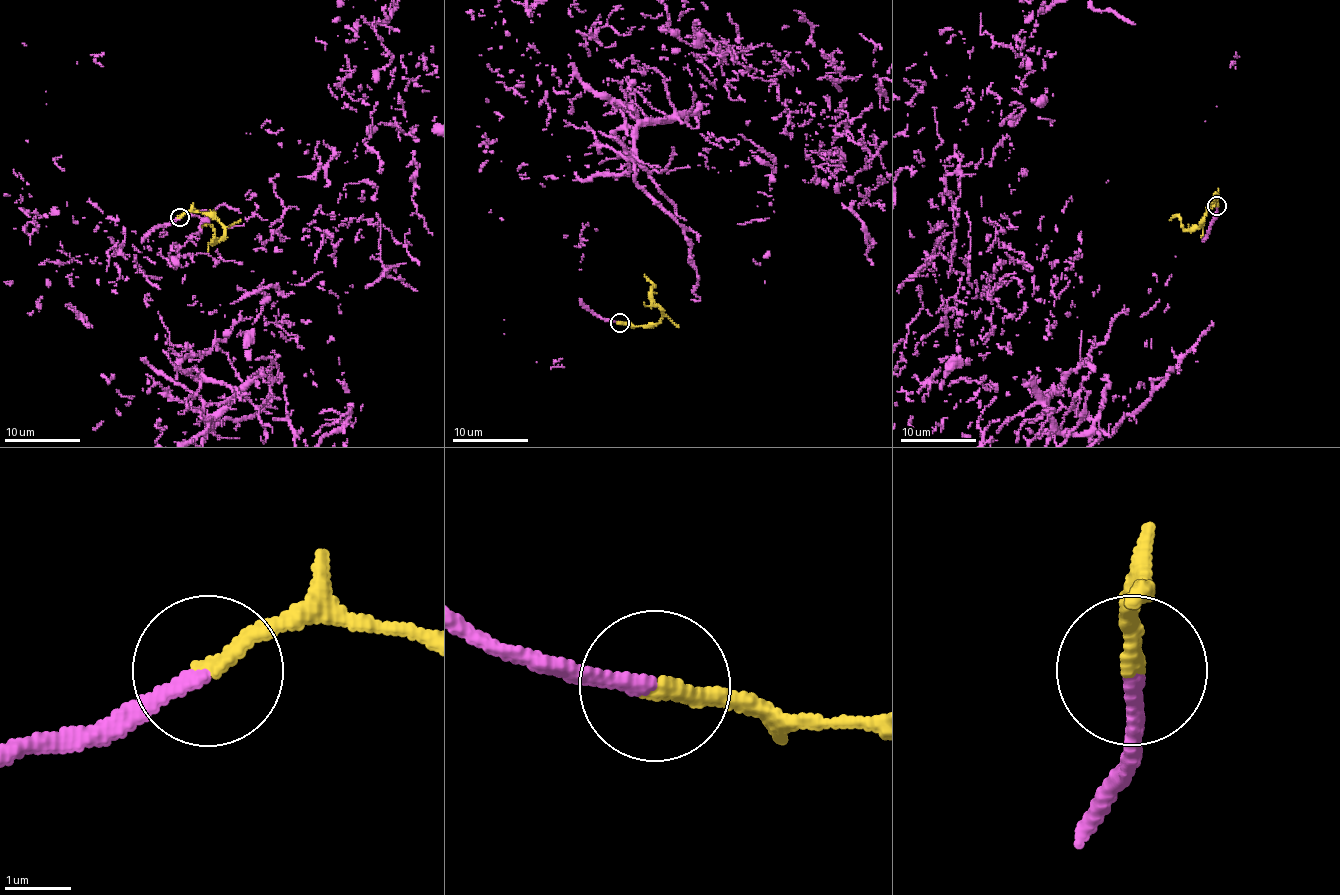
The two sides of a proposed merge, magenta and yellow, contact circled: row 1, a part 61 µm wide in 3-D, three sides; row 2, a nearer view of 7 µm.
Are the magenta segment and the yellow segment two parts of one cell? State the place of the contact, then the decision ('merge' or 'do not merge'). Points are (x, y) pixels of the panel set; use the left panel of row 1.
place (180, 217); merge

